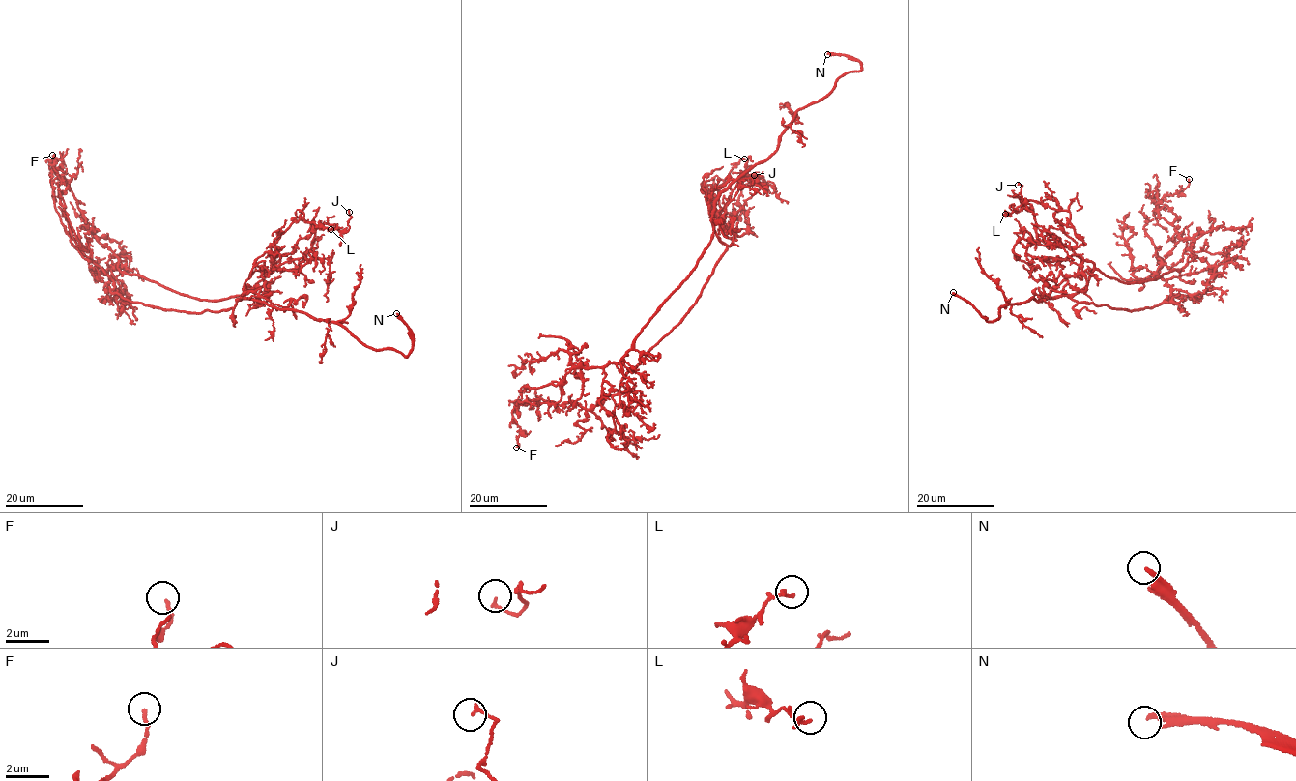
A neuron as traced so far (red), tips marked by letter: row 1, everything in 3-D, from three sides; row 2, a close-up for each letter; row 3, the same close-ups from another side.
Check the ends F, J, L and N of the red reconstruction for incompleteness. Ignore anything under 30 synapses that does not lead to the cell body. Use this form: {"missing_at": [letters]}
{"missing_at": ["N"]}

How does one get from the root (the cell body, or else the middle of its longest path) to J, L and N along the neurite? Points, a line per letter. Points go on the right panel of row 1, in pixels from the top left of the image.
J: (1089, 275), (1093, 262), (1074, 250), (1084, 241), (1077, 237), (1070, 214), (1037, 201), (1022, 203), (1018, 185)
L: (1089, 275), (1093, 262), (1080, 258), (1064, 246), (1035, 243), (1037, 227), (1031, 210), (1022, 208), (1005, 214)
N: (1089, 275), (1075, 294), (1040, 302), (1032, 296), (1004, 304), (993, 321), (953, 292)

